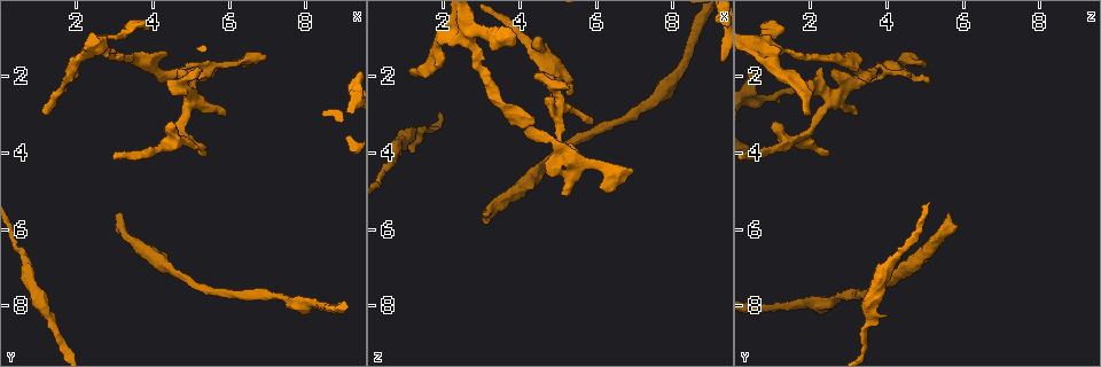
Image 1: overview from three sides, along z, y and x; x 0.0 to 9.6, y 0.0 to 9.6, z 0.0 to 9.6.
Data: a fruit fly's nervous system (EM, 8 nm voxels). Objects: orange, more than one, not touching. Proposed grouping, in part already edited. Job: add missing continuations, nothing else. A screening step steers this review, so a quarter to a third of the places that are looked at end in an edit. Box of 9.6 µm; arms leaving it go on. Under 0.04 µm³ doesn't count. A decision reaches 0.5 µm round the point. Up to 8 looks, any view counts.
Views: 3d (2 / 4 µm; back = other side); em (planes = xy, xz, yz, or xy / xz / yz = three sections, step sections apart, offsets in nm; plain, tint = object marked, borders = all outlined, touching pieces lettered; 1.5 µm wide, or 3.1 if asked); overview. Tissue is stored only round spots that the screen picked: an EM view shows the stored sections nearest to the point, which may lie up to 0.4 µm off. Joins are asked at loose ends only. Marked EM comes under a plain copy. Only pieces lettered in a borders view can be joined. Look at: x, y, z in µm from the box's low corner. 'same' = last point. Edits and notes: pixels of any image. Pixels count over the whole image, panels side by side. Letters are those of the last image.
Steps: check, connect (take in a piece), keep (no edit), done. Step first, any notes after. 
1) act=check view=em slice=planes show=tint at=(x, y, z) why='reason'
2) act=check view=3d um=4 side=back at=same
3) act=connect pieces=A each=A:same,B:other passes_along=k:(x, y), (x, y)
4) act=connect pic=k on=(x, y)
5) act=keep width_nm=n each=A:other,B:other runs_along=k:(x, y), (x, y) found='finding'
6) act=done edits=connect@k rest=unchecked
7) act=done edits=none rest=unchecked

act=check view=em slice=planes show=borders at=(5.95, 3.05, 3.15) why='branch stops here'

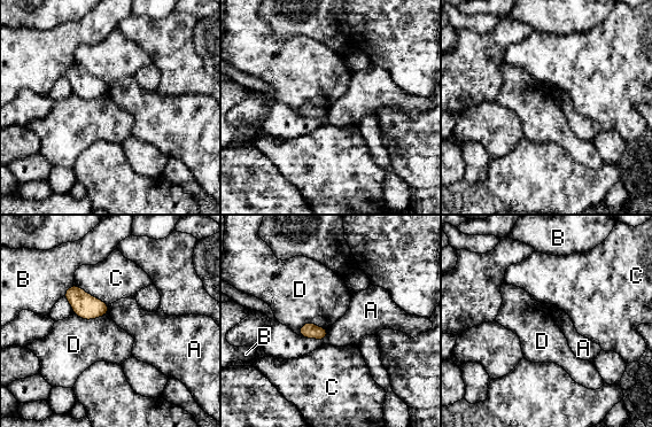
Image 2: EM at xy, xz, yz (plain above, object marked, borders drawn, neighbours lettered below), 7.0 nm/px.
act=keep longest_contact=C:280nm each=A:other,B:other,C:other,D:other found='no lettered piece goes on from it'

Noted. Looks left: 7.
act=check view=3d um=2 side=back at=(3.25, 5.55, 5.60) why='free end'

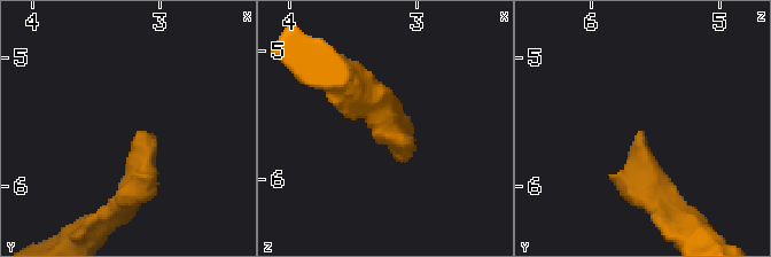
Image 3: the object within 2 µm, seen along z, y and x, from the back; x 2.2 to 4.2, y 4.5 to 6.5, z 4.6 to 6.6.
act=check view=em slice=planes show=borders at=(3.18, 5.60, 5.64) why='shape alone is not enough'

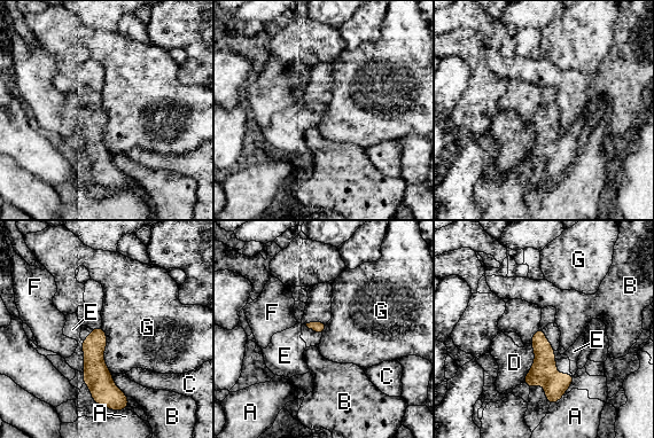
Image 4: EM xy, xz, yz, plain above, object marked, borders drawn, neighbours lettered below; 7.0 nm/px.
act=connect pieces=E each=A:other,B:other,C:other,D:other,E:same,F:other,G:other found='it goes on there'

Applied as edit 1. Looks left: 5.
act=check view=3d um=2 at=(1.15, 3.00, 1.80) why='end of a long branch'

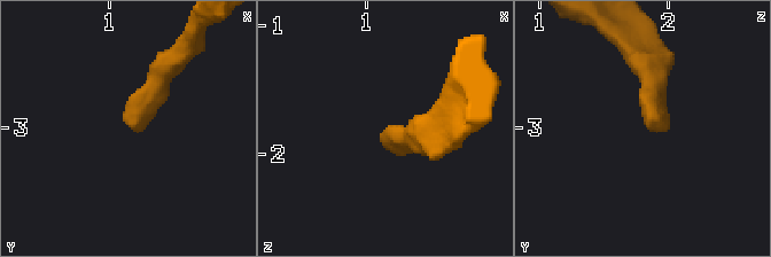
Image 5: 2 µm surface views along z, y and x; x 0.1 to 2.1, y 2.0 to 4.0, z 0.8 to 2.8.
act=check view=em slice=planes show=borders at=(1.18, 3.00, 1.84)

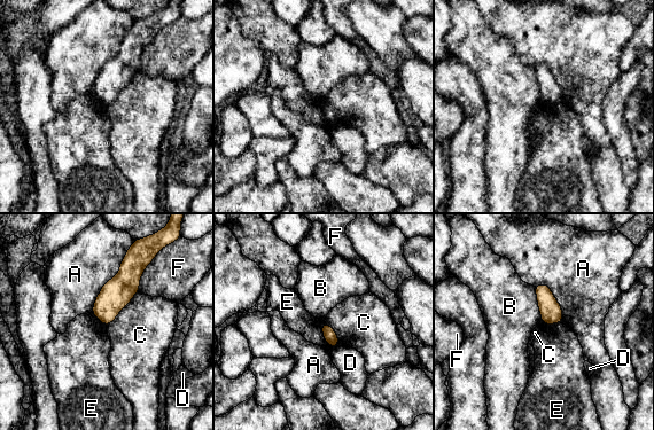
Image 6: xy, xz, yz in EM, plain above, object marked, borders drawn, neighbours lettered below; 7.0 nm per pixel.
act=keep each=A:other,B:other,C:other,D:other,E:other,F:other found='none of them fits'

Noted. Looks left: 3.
act=done edits=connect@4 rest=unchecked

